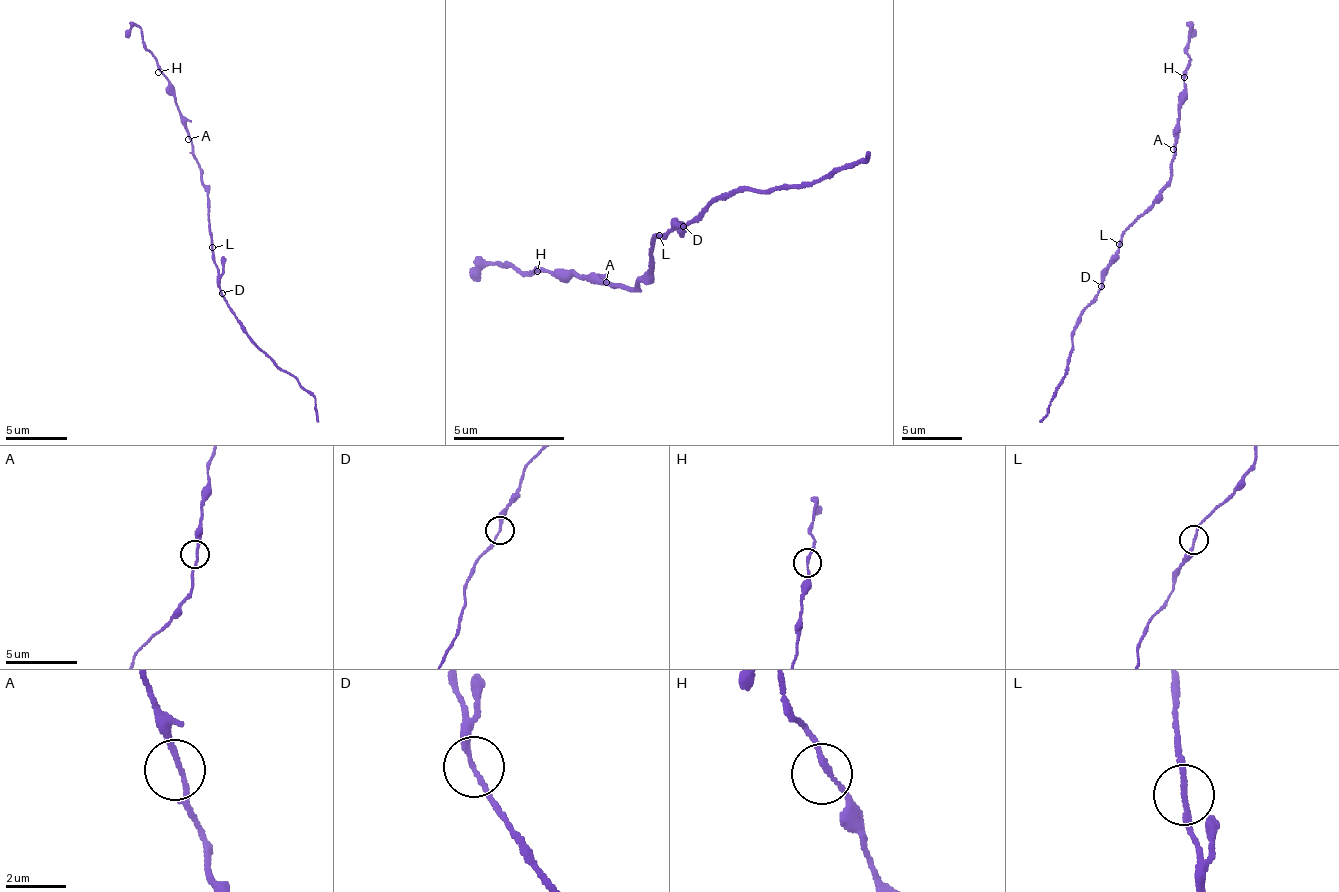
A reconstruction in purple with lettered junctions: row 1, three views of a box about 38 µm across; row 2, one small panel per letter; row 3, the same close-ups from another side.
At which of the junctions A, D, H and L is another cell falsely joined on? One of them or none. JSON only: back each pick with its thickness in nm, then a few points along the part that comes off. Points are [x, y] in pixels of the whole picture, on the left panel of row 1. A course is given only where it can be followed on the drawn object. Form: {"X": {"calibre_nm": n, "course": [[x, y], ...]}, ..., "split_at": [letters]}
{"D": {"calibre_nm": 170, "course": [[221, 294], [257, 345], [316, 402], [317, 422]]}, "split_at": ["D"]}

